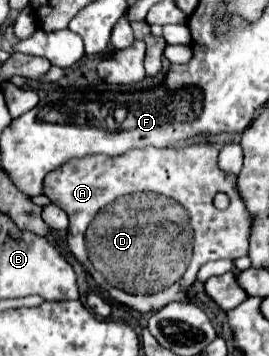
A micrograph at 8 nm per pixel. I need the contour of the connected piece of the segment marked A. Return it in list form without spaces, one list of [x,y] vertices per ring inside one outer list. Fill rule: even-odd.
[[[189,143],[179,147],[167,147],[167,149],[129,149],[127,153],[119,157],[103,157],[103,153],[81,157],[75,161],[67,161],[67,165],[55,169],[55,173],[47,175],[47,181],[43,181],[43,195],[49,197],[51,203],[59,205],[69,215],[69,249],[75,255],[75,259],[87,269],[87,273],[95,279],[95,283],[105,289],[115,301],[119,301],[125,307],[131,307],[139,313],[155,313],[163,309],[163,305],[171,301],[187,301],[191,285],[197,281],[197,271],[207,261],[215,259],[239,259],[247,255],[249,251],[249,235],[251,235],[251,213],[247,213],[247,207],[243,205],[243,199],[237,191],[237,175],[225,173],[217,165],[219,149],[213,143]],[[135,191],[153,191],[161,193],[165,197],[171,197],[179,201],[191,217],[191,227],[195,233],[195,247],[191,263],[185,271],[185,275],[173,283],[169,289],[151,293],[151,295],[133,295],[123,293],[121,289],[115,289],[91,269],[91,261],[87,257],[85,239],[81,239],[87,231],[87,225],[95,219],[95,215],[117,197],[135,193]],[[217,193],[229,195],[229,207],[225,211],[219,211],[213,205],[213,197]]]

